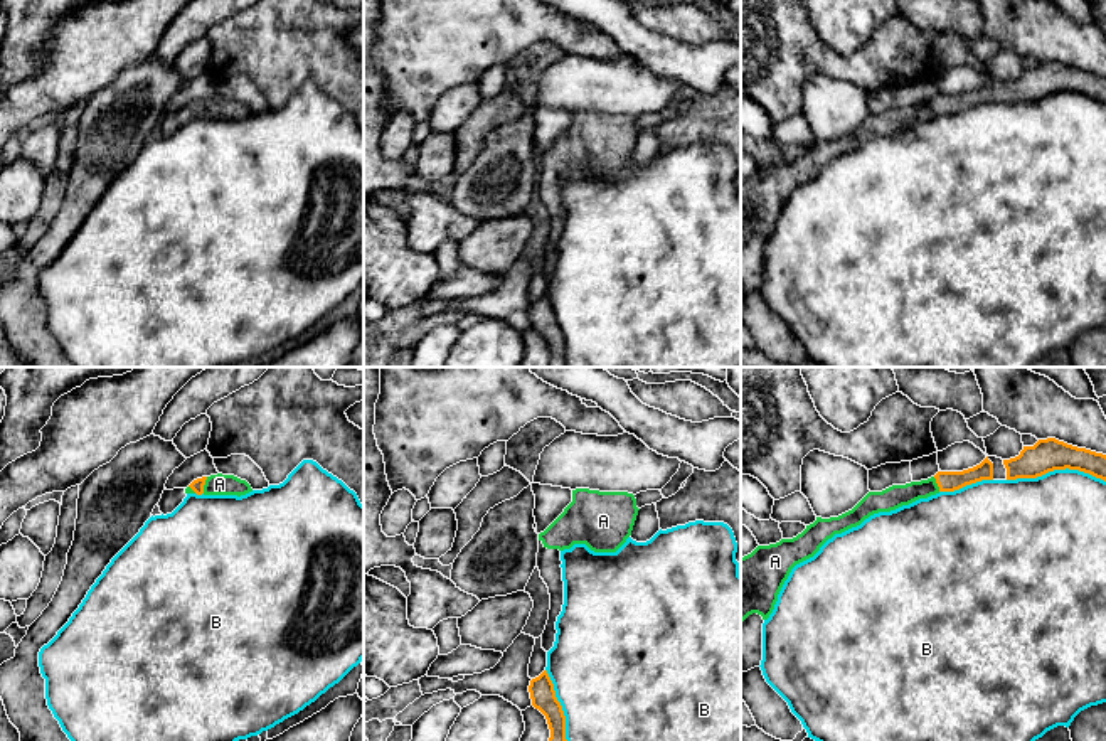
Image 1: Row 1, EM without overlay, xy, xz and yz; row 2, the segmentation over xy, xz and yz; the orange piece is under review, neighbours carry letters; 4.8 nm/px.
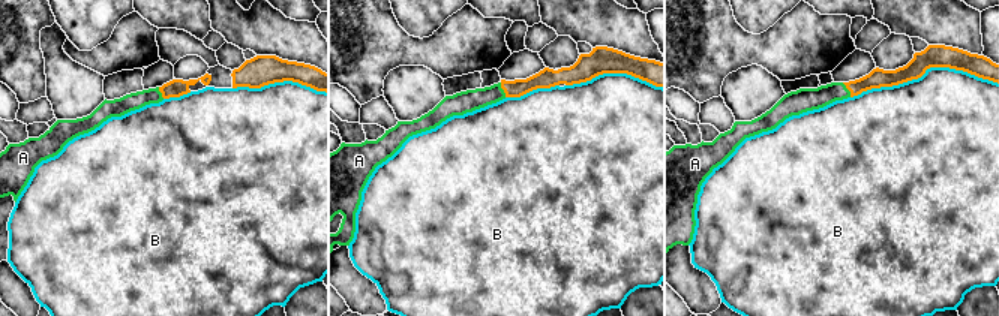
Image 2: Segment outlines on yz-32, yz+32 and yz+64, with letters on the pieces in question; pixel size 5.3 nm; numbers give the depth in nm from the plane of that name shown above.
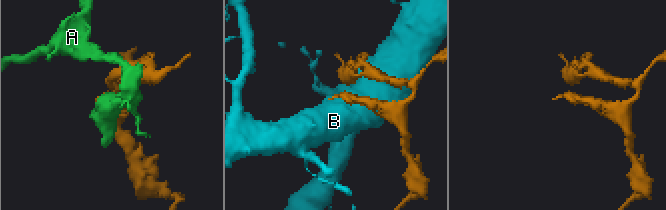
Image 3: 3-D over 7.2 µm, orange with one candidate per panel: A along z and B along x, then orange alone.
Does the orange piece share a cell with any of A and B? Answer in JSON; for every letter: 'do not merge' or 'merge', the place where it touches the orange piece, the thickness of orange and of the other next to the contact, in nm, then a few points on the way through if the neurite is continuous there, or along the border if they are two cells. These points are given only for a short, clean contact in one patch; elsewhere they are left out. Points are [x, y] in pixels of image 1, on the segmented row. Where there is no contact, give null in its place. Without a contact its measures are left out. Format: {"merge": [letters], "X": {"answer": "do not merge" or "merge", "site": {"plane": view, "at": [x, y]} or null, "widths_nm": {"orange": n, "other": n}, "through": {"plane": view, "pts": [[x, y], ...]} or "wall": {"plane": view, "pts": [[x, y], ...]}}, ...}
{"merge": ["A"], "A": {"answer": "merge", "site": {"plane": "xy", "at": [204, 484]}, "widths_nm": {"orange": 60, "other": 100}, "through": {"plane": "xy", "pts": [[197, 485], [204, 484], [219, 484]]}}, "B": {"answer": "do not merge", "site": {"plane": "yz", "at": [1056, 469]}, "widths_nm": {"orange": 160, "other": 460}}}

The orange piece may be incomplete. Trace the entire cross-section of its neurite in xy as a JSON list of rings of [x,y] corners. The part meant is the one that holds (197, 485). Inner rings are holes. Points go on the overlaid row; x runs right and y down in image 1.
[[[210,475],[194,480],[187,488],[185,493],[197,493],[197,495],[246,495],[253,492],[251,485],[246,480],[241,480],[234,475]]]

